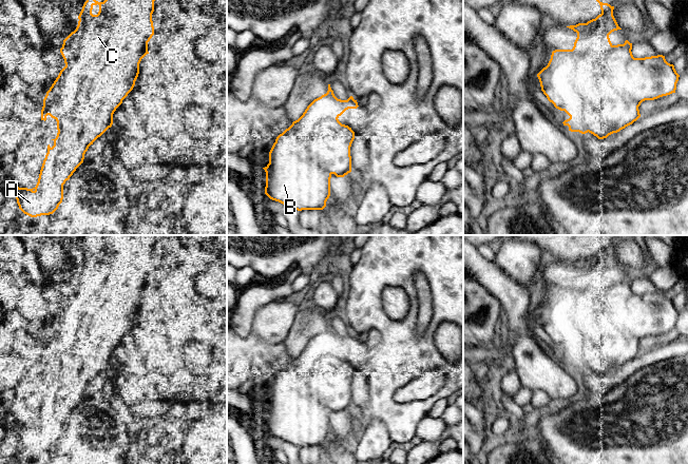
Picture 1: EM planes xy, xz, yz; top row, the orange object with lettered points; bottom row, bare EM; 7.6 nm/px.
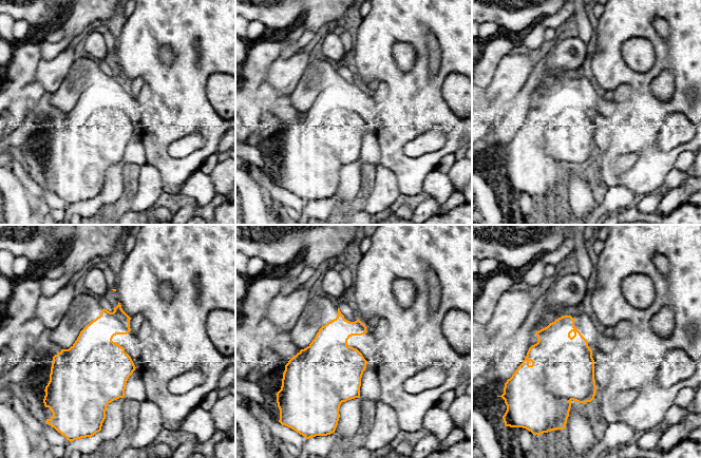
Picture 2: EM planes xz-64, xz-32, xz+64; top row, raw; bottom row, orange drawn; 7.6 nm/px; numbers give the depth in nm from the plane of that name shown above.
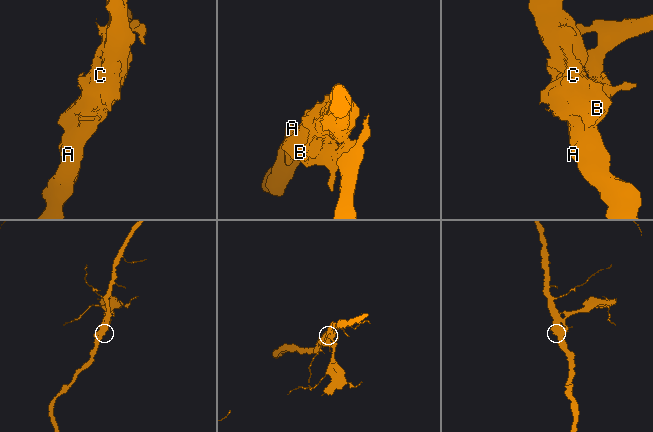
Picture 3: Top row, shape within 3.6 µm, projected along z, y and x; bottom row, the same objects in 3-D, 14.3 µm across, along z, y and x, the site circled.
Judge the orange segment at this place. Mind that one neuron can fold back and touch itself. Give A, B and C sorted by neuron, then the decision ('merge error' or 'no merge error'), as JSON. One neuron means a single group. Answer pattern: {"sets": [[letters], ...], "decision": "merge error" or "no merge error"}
{"sets": [["A", "B", "C"]], "decision": "no merge error"}

